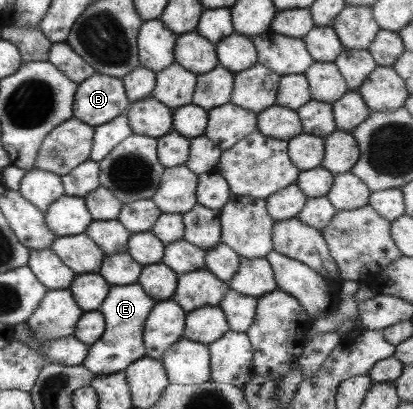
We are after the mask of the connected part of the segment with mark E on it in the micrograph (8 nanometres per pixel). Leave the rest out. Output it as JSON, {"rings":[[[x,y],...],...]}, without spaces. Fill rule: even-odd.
{"rings":[[[138,282],[111,286],[99,308],[104,317],[104,331],[98,340],[88,346],[88,353],[81,365],[95,376],[106,376],[124,372],[130,363],[144,356],[143,325],[154,305],[155,302],[144,293]]]}

